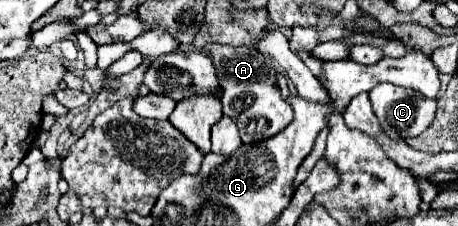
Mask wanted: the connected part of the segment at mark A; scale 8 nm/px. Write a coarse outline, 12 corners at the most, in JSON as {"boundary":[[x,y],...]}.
{"boundary":[[208,43],[224,115],[242,143],[292,121],[270,57]]}

